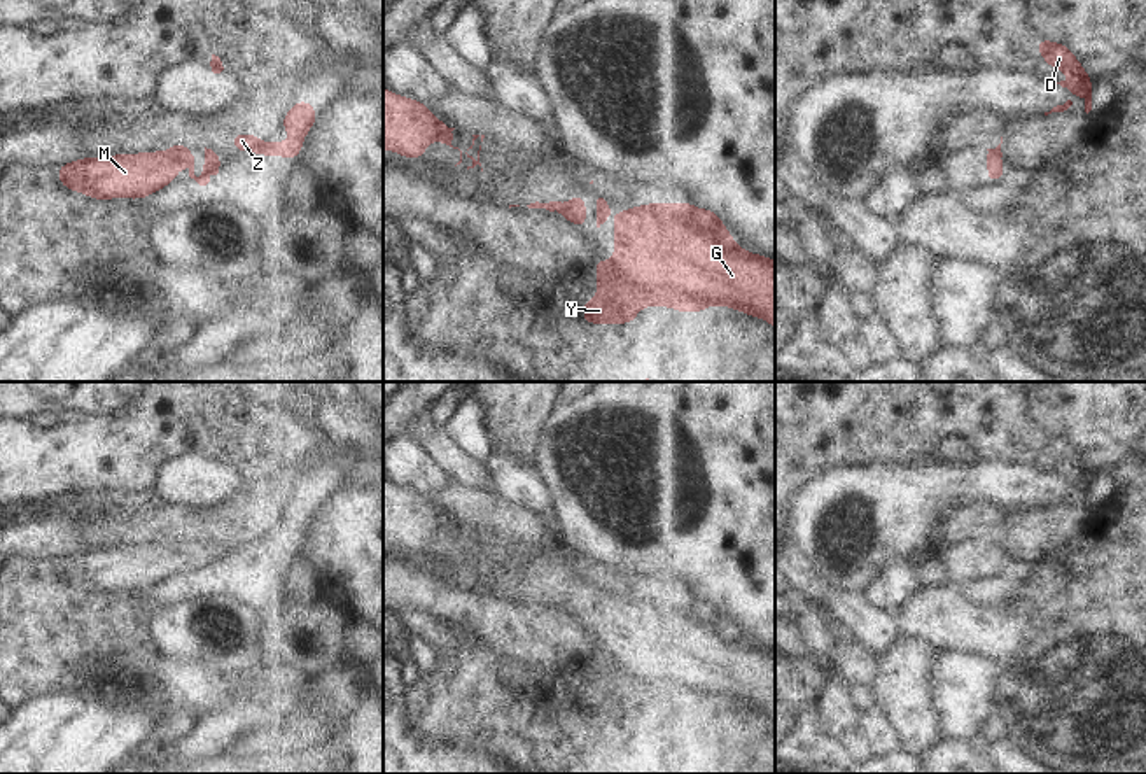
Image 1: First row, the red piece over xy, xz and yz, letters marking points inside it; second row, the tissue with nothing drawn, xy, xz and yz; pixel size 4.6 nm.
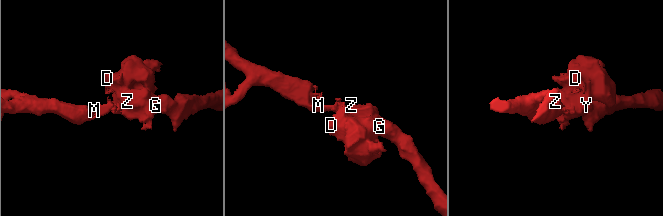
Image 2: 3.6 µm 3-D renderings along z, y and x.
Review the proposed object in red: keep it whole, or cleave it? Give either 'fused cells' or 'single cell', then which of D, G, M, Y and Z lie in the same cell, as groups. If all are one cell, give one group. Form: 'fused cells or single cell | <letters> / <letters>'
single cell | D G M Y Z

